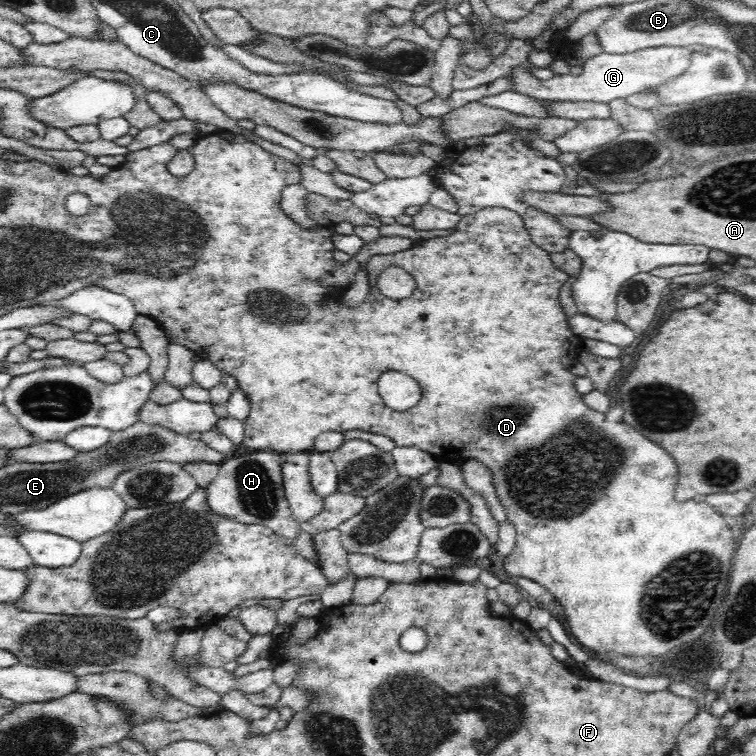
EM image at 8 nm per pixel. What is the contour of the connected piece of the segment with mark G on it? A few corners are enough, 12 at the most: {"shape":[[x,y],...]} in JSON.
{"shape":[[693,48],[590,58],[540,81],[526,65],[511,90],[539,100],[612,102],[681,75]]}

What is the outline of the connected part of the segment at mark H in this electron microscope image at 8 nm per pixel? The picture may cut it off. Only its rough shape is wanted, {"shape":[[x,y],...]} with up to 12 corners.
{"shape":[[279,453],[220,463],[207,486],[224,518],[302,532],[285,495]]}

